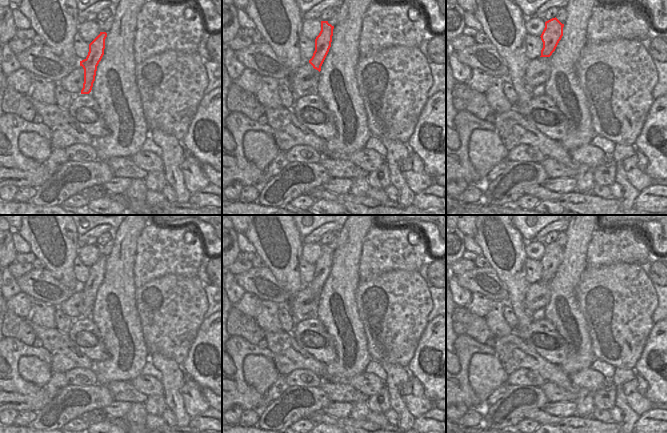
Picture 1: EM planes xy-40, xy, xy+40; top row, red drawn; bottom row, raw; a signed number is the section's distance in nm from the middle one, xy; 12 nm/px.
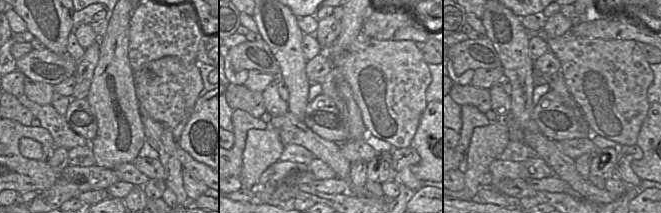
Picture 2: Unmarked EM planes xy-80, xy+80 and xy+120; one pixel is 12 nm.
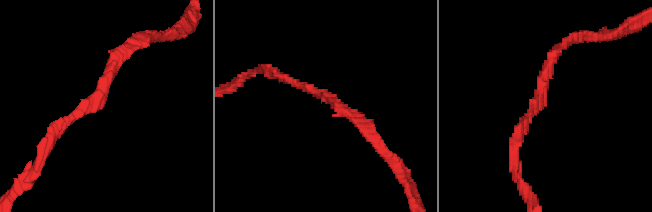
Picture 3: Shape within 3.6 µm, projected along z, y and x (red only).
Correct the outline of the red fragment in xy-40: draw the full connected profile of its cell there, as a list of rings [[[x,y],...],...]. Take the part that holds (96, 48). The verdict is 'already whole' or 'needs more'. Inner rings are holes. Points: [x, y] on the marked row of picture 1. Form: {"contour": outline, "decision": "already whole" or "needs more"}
{"contour": [[[106,32],[100,34],[89,44],[87,57],[80,61],[80,66],[84,69],[84,83],[81,94],[89,94],[95,81],[97,66],[104,55]]], "decision": "already whole"}

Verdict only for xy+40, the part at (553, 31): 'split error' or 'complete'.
complete

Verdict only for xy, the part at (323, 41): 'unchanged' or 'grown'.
unchanged

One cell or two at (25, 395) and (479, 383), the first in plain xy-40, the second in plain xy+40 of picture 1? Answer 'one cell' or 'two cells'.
two cells

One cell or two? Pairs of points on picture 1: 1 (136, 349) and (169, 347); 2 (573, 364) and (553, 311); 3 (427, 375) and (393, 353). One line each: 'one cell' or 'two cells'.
1: two cells
2: one cell
3: two cells

